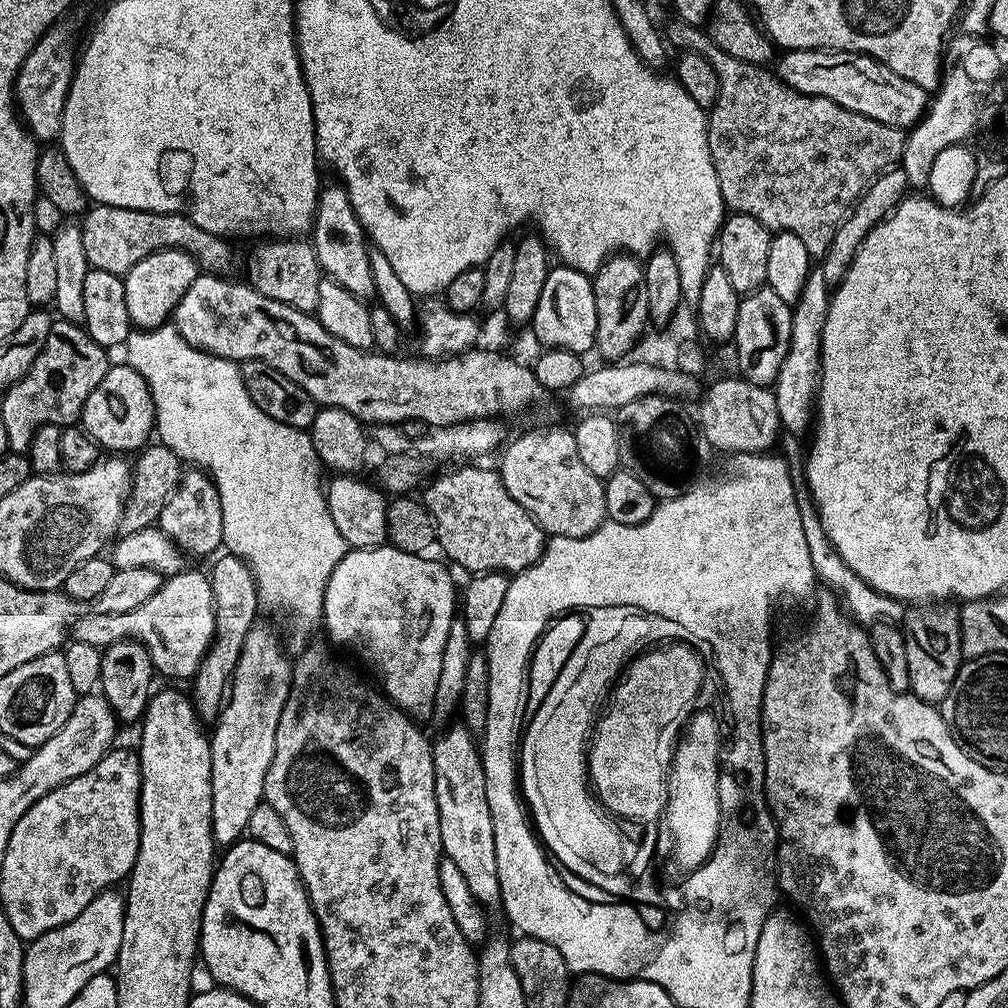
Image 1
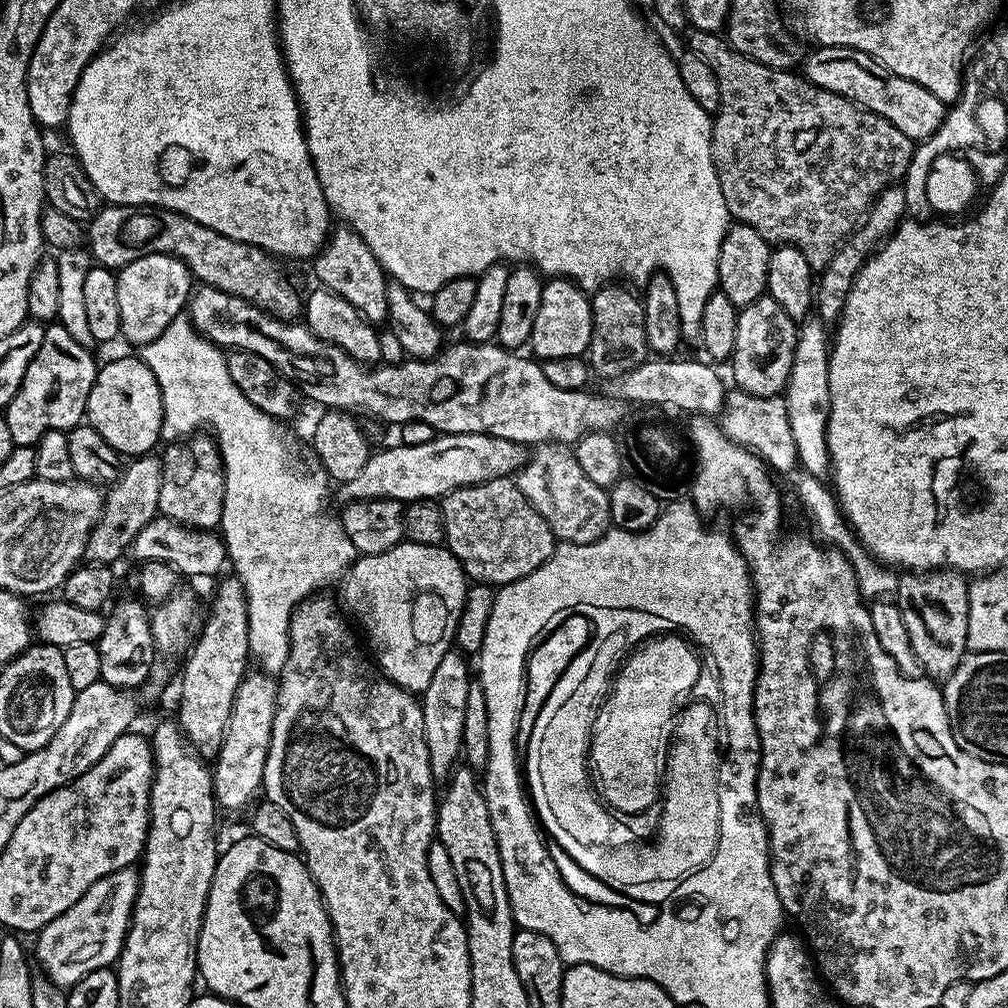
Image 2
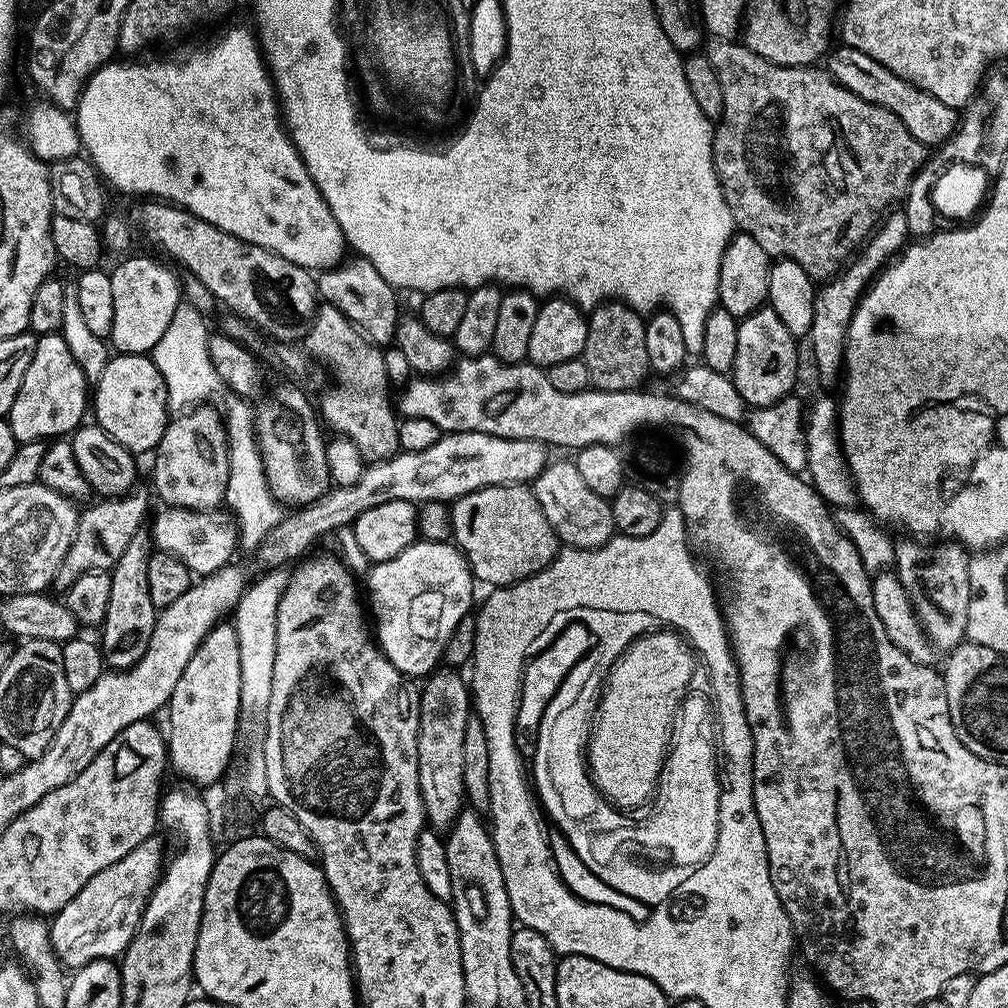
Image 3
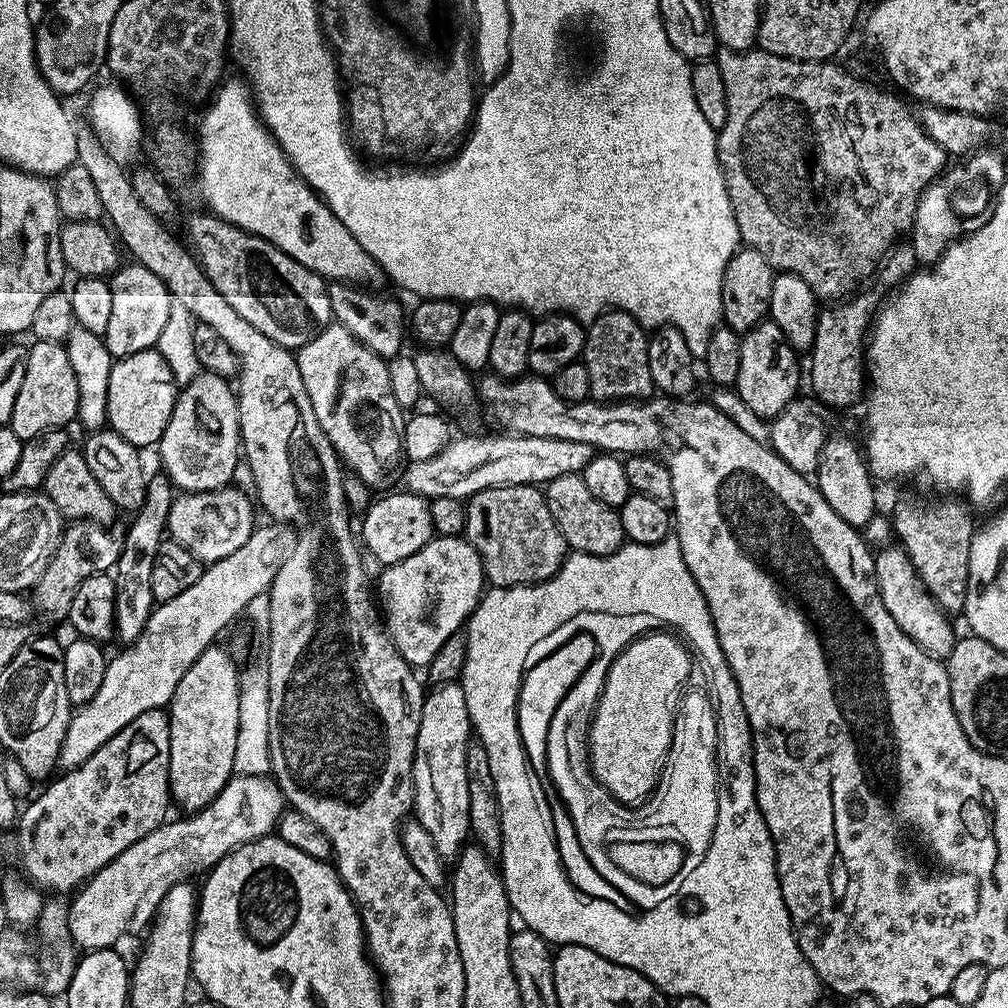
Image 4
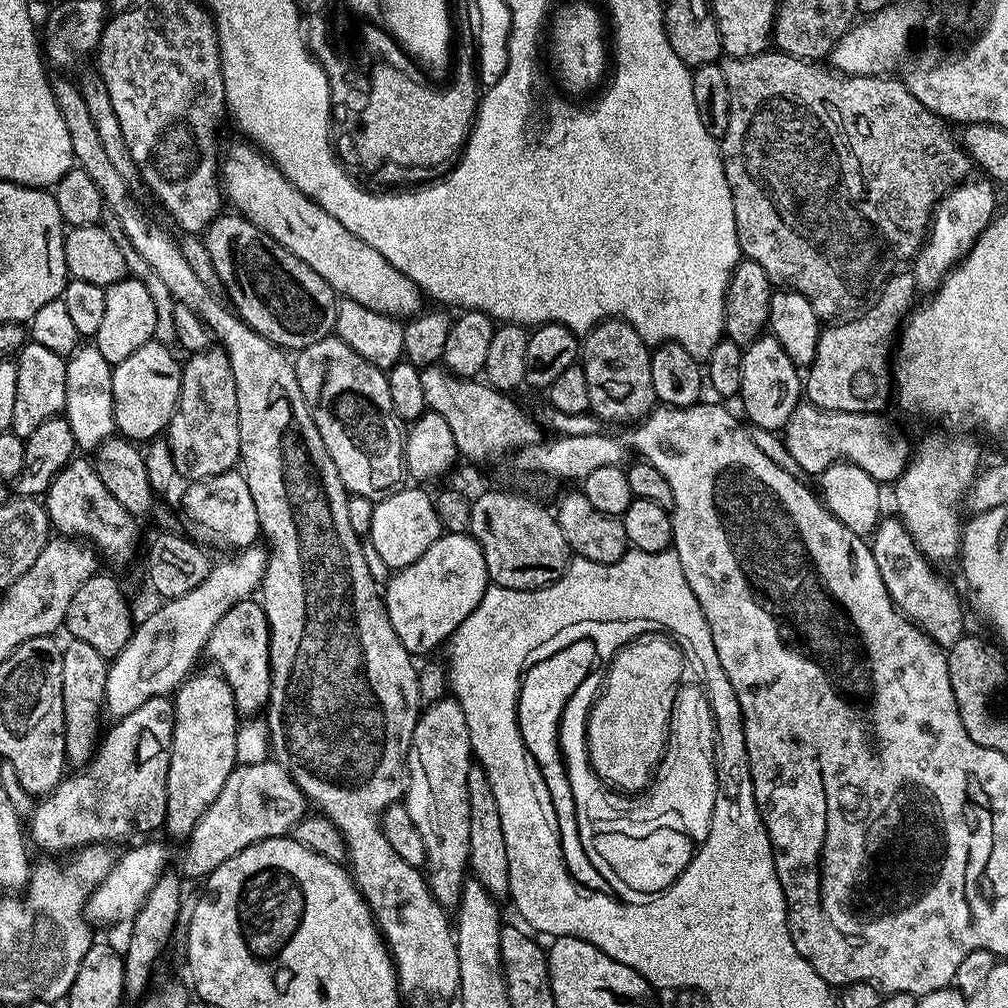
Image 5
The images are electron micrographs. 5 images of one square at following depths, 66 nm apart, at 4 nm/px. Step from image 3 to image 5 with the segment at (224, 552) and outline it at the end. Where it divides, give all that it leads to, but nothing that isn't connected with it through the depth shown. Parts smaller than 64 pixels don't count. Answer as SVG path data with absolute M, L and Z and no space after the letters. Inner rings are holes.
M233 470L214 478L191 481L185 487L183 504L190 523L197 524L202 531L209 532L228 544L233 544L233 549L251 548L261 535L258 510L254 510L254 497L250 495L250 486L246 486L243 471Z

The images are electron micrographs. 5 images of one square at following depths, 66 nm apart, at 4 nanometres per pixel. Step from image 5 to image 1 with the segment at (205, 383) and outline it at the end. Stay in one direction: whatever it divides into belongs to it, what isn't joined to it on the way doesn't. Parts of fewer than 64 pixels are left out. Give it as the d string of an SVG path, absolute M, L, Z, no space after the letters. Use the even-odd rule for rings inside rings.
M188 470L176 483L172 497L162 506L159 528L175 542L181 552L192 556L208 556L223 545L222 538L222 502L211 476L203 470ZM192 471L192 472L188 472ZM213 551L213 552L212 552ZM212 552L212 553L211 553ZM192 555L192 556L191 556Z

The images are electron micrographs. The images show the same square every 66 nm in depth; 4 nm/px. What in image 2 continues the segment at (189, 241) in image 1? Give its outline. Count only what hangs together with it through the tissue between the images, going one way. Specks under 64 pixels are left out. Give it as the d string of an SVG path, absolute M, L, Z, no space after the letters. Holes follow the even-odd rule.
M108 204L101 207L87 221L86 248L99 267L113 270L122 269L151 252L177 256L201 285L249 300L278 320L292 322L302 312L302 296L296 293L287 274L276 265L279 263L263 248L226 238L226 234L218 234L194 222L194 218L165 208L130 204Z

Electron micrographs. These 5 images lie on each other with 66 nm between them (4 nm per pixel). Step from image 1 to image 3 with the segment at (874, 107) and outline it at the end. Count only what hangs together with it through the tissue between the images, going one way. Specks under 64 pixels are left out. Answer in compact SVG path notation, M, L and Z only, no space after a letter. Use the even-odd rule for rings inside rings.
M833 47L826 57L826 70L839 84L846 86L850 94L858 94L858 98L890 110L890 114L899 118L902 126L906 126L906 130L910 130L922 145L944 145L960 127L962 116L957 109L946 106L946 102L938 102L938 98L926 94L926 90L898 78L898 74L886 70L882 62L874 62L874 58L862 54L862 50Z

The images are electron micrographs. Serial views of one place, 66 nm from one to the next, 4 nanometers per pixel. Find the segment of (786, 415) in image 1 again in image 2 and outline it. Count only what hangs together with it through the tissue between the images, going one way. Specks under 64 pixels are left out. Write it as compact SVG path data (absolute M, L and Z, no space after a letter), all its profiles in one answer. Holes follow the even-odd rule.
M812 314L799 325L794 346L794 362L790 366L788 385L782 393L786 402L786 414L790 418L790 432L794 434L796 459L803 471L821 478L832 470L826 434L828 433L828 411L830 410L830 332L819 315Z

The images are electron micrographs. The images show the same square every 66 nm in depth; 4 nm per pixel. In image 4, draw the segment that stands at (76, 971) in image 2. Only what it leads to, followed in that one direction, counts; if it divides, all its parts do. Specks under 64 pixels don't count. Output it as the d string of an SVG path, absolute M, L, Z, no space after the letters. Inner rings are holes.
M233 775L226 787L216 795L214 802L204 807L201 812L180 818L184 820L173 819L160 824L150 834L146 834L146 838L138 838L134 846L122 850L118 858L102 866L102 870L98 870L86 881L68 904L68 935L71 936L73 945L80 950L110 948L119 945L119 940L127 932L143 933L151 925L152 917L156 915L156 907L162 902L170 886L187 881L192 878L188 876L194 875L195 872L207 873L234 849L269 835L284 811L286 801L275 779L268 776Z

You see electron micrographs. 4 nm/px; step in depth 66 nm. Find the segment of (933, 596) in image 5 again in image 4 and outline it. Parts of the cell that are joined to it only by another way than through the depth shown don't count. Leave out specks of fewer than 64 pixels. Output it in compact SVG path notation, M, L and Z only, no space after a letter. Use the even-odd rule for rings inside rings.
M884 546L876 556L876 585L880 591L882 602L898 622L898 626L926 654L937 658L946 658L954 650L958 632L952 629L949 613L938 607L936 600L924 588L924 583L918 578L910 558L899 546Z

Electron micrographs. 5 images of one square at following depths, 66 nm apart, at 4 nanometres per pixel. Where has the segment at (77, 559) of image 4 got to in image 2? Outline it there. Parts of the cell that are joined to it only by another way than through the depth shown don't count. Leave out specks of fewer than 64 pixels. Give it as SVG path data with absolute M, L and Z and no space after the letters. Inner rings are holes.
M156 454L129 459L123 465L120 477L104 492L104 510L100 514L100 521L93 526L84 547L84 556L91 563L115 565L115 560L131 549L138 530L157 516L160 511L158 490L162 490L160 462L161 457Z

